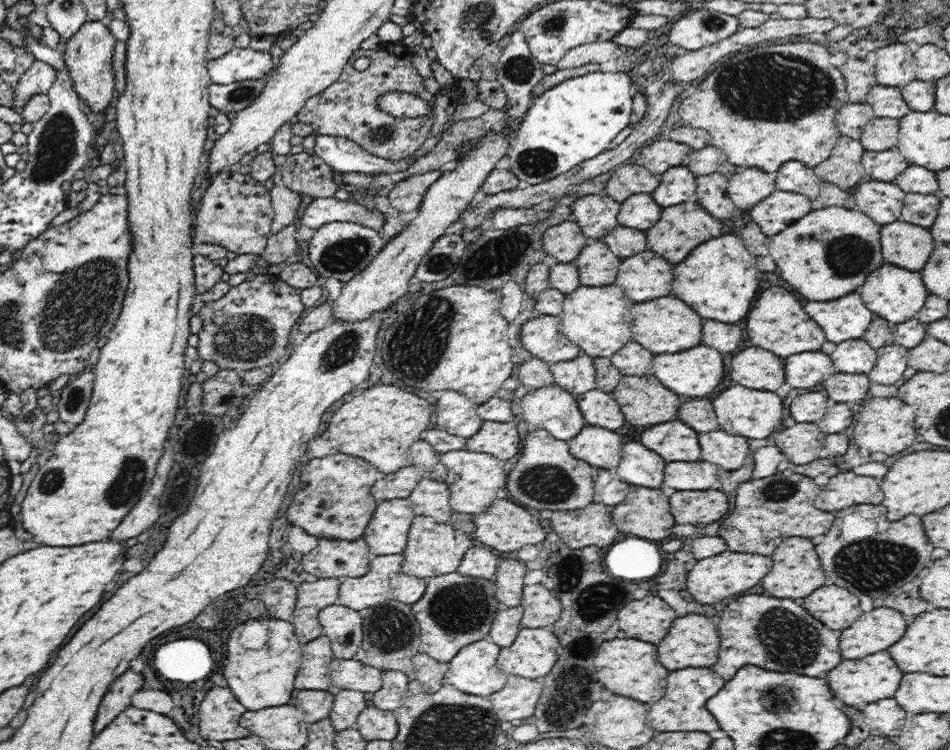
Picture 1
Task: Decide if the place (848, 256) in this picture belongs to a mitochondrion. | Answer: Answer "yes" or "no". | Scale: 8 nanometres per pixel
yes

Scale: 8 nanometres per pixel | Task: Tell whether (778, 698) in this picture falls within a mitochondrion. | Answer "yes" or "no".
yes

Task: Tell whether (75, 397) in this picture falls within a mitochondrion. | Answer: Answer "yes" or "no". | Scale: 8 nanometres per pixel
yes

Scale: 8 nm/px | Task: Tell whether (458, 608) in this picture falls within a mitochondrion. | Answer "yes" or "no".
yes

